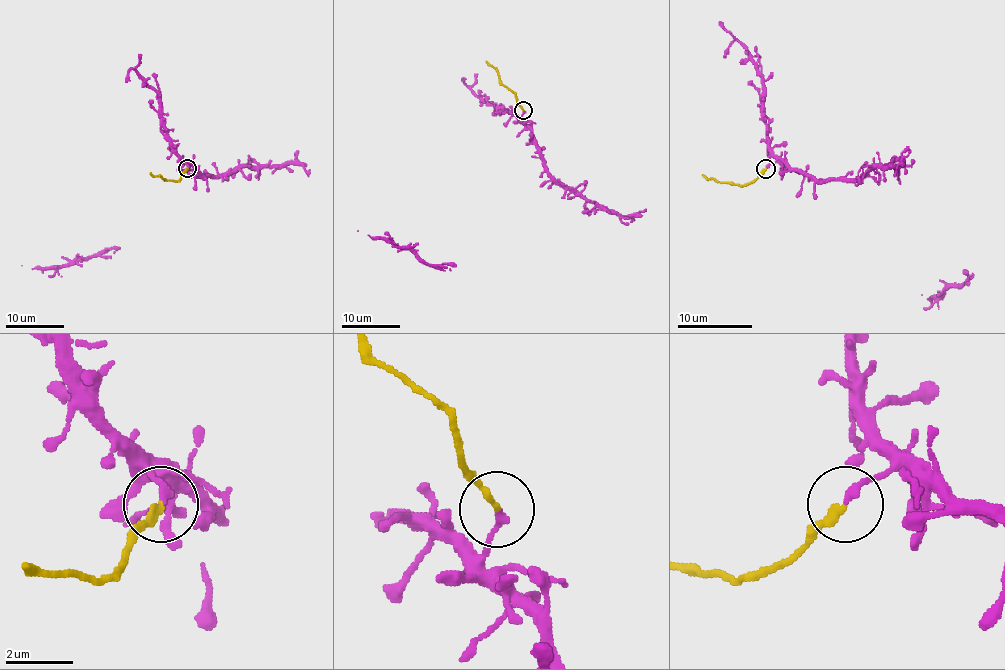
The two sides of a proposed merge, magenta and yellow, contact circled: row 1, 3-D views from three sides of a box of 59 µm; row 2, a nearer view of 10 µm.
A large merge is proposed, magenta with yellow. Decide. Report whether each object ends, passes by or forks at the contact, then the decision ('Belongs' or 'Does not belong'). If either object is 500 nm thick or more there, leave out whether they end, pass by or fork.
At the ring magenta ends. At the ring yellow ends. Does not belong

